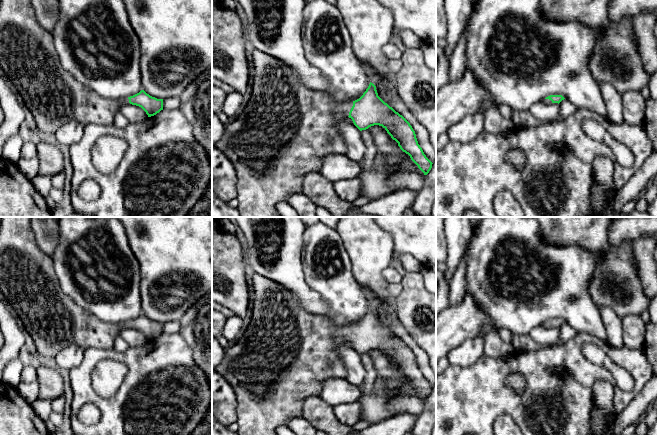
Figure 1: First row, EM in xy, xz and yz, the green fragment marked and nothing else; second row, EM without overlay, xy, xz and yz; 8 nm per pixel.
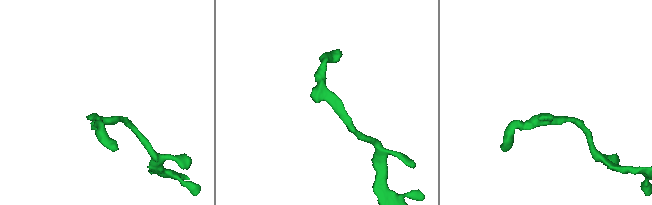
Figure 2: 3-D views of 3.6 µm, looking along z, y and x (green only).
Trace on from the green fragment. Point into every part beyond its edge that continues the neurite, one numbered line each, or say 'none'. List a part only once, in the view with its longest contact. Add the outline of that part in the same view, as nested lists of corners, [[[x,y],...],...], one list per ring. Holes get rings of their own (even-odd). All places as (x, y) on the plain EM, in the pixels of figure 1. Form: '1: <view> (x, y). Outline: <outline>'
1: xz (282, 356). Outline: [[[255,273],[252,277],[254,289],[254,302],[251,311],[250,323],[241,336],[233,342],[232,346],[225,351],[221,364],[213,371],[222,375],[232,386],[237,397],[237,423],[239,425],[238,435],[277,435],[276,430],[286,426],[292,418],[302,417],[303,405],[310,396],[319,396],[321,392],[321,382],[329,377],[345,377],[345,368],[342,360],[338,357],[336,346],[341,341],[348,341],[353,330],[353,326],[336,328],[327,318],[305,311],[295,295],[279,283],[272,281],[260,274]]]

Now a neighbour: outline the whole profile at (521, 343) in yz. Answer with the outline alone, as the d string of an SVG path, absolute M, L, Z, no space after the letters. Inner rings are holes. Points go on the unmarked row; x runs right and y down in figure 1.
M564 323L559 327L559 332L560 337L558 341L552 345L538 344L532 340L529 334L514 335L511 344L513 350L516 352L533 351L563 344L572 339L577 334L577 331L567 323Z

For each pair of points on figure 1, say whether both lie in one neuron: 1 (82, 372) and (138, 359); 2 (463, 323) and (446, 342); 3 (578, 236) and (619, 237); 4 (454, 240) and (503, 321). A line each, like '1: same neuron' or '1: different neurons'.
1: same neuron
2: same neuron
3: different neurons
4: different neurons

